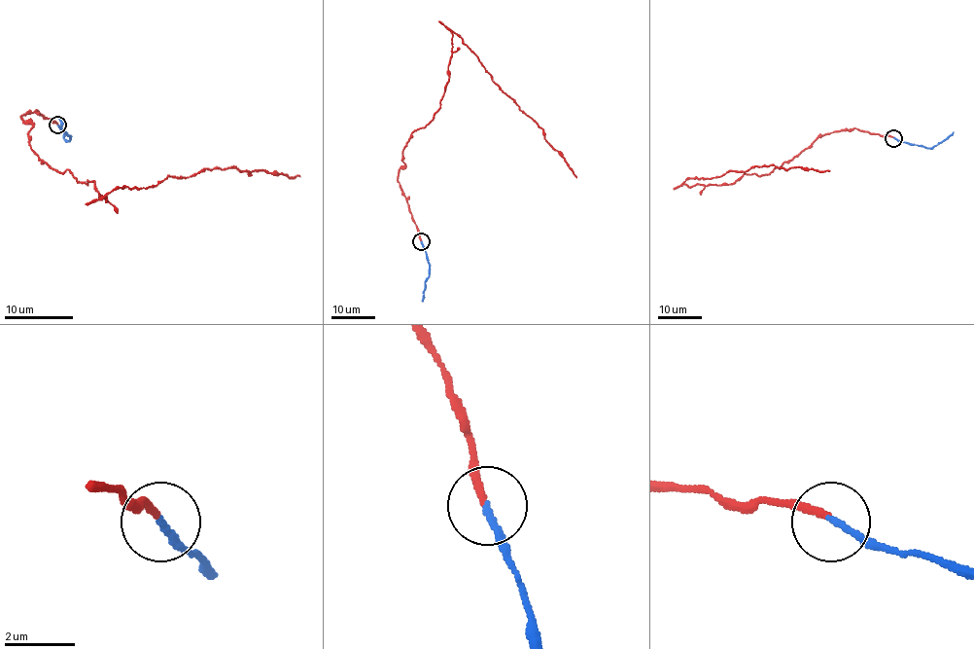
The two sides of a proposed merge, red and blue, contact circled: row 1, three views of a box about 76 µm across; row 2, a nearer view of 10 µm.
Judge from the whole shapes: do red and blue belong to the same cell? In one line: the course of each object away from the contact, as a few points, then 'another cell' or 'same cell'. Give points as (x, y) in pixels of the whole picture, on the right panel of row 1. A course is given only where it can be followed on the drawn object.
course red (893, 137), (855, 128), (828, 132), (762, 176), (744, 173), (729, 185), (684, 182), (756, 165), (829, 171); course blue (893, 138), (930, 148), (953, 131); another cell

